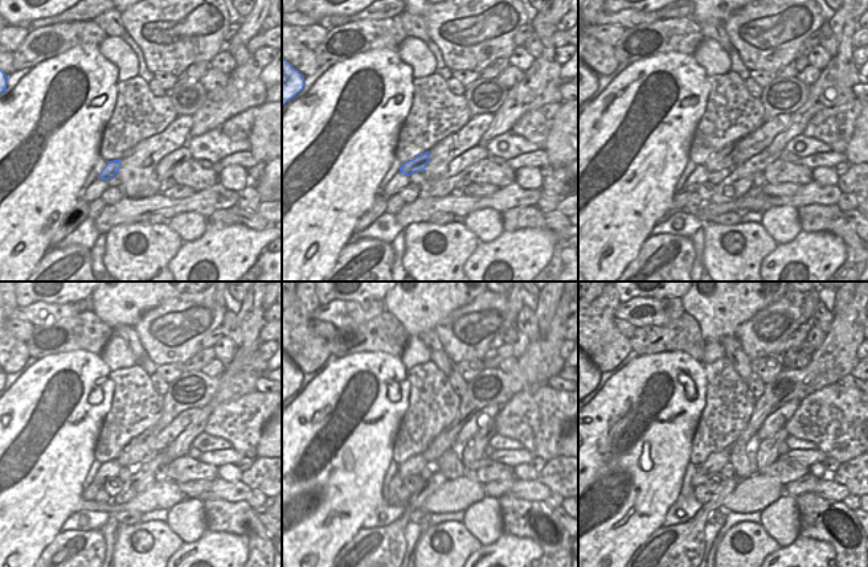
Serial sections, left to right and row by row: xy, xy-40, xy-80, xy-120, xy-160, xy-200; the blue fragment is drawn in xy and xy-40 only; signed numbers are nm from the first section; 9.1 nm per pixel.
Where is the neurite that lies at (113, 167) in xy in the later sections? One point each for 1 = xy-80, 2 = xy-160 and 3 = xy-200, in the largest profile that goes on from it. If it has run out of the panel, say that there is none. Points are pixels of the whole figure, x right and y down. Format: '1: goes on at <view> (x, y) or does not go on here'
1: goes on at xy-80 (724, 159)
2: goes on at xy-160 (445, 440)
3: goes on at xy-200 (745, 436)

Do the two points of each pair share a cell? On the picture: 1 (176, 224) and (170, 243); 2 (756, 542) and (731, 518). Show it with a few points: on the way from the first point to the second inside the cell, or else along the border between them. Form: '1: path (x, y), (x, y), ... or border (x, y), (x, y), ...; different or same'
1: border (167, 224), (183, 242); different
2: border (760, 522), (742, 521), (735, 524), (716, 547); different

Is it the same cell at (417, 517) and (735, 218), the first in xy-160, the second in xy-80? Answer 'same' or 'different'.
same

